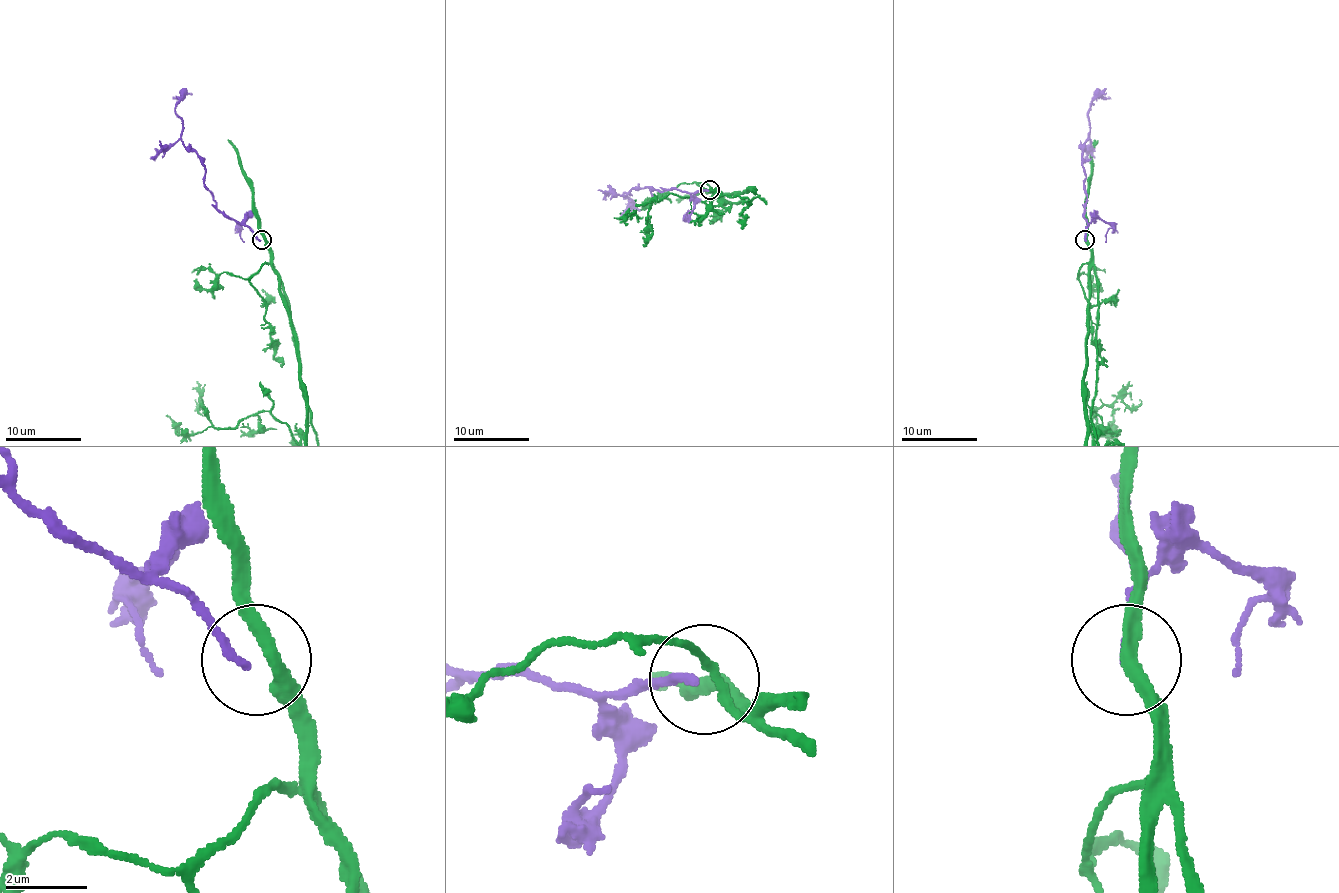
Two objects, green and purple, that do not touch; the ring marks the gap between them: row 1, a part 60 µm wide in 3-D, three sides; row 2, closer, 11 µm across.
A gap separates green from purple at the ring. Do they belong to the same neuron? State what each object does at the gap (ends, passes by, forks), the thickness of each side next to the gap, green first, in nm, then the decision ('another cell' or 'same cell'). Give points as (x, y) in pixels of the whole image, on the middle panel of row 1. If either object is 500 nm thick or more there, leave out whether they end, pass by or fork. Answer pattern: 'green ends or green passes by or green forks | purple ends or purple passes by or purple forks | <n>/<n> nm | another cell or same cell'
green passes by | purple ends | 320/200 nm | same cell

